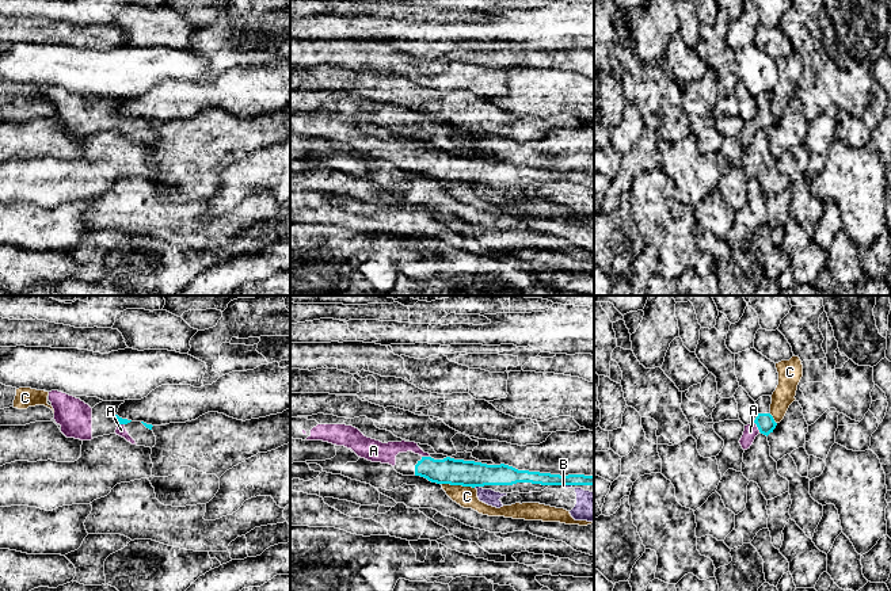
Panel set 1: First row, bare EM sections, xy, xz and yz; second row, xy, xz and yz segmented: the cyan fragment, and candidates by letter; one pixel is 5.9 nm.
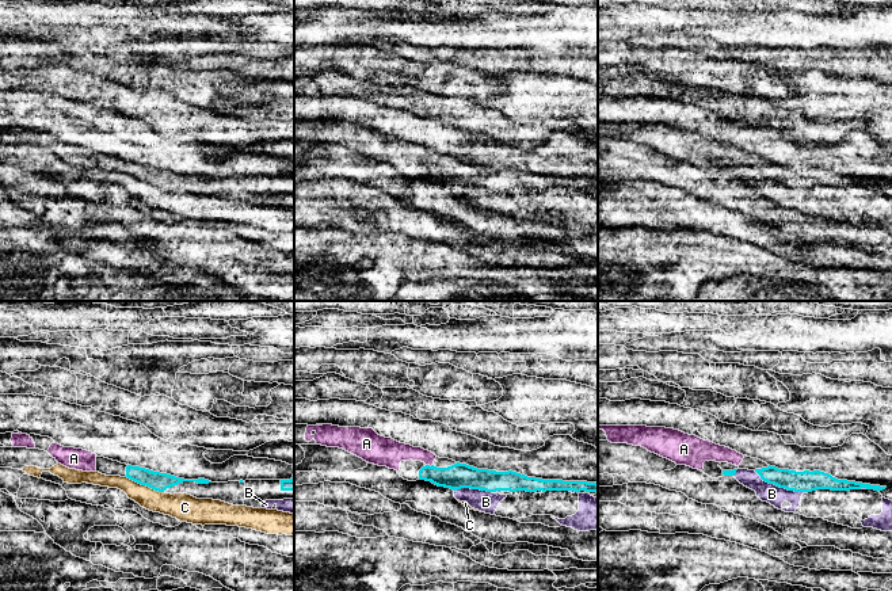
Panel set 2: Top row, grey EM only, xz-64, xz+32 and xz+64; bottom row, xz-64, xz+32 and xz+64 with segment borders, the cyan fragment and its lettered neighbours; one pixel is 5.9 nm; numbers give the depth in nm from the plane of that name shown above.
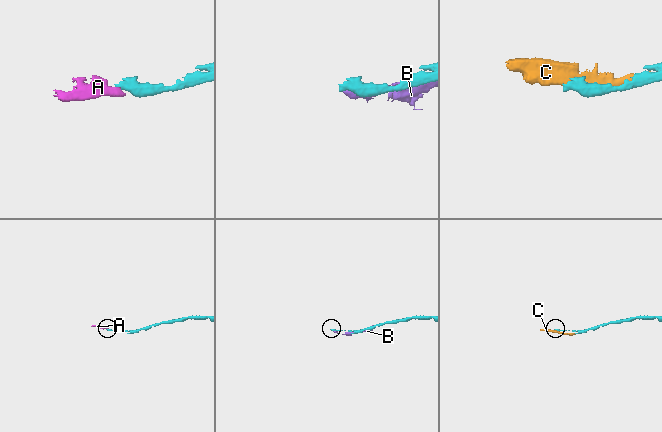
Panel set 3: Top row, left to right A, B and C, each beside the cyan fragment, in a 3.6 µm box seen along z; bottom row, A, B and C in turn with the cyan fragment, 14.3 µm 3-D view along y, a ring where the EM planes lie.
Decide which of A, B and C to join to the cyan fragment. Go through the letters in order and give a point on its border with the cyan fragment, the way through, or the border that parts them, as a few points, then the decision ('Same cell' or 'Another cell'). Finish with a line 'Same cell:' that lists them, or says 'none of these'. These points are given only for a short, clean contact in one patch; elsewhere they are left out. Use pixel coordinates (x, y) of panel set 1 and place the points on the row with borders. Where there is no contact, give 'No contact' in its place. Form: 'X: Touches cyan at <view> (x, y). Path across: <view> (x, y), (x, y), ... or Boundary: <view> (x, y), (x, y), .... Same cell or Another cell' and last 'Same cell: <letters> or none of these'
A: Touches cyan at yz (757, 426). Path across: yz (765, 422), (757, 426), (750, 431). Same cell
B: Touches cyan at xz (476, 485). Another cell
C: Touches cyan at xz (457, 484). Boundary: xz (441, 483), (473, 488). Another cell
Same cell: A

